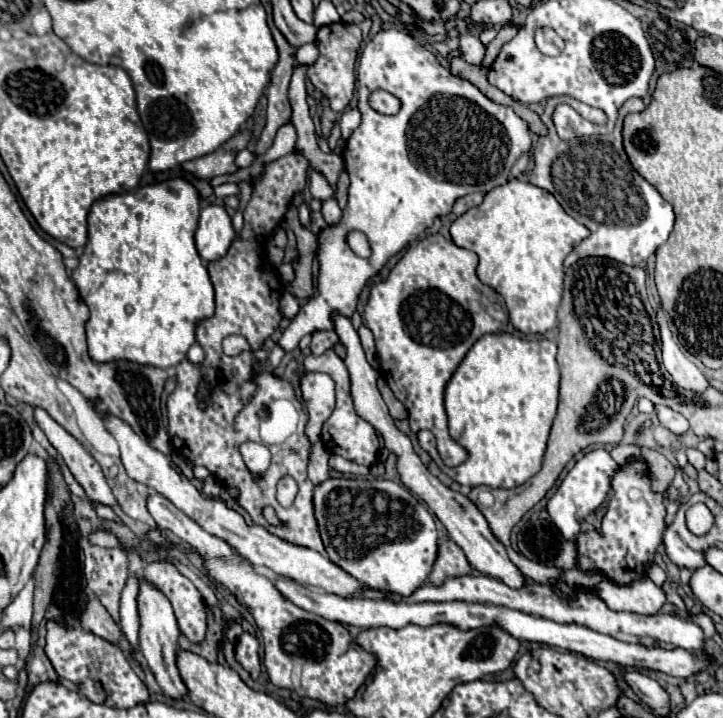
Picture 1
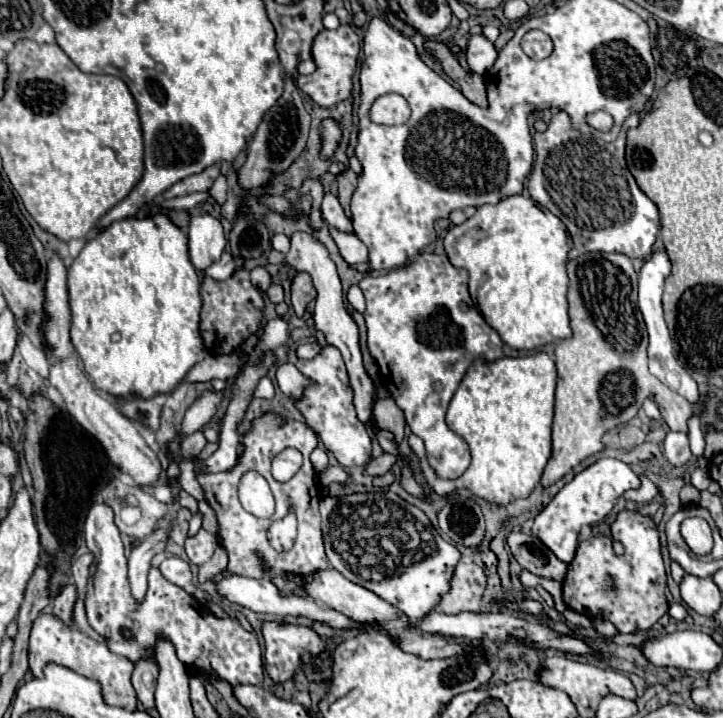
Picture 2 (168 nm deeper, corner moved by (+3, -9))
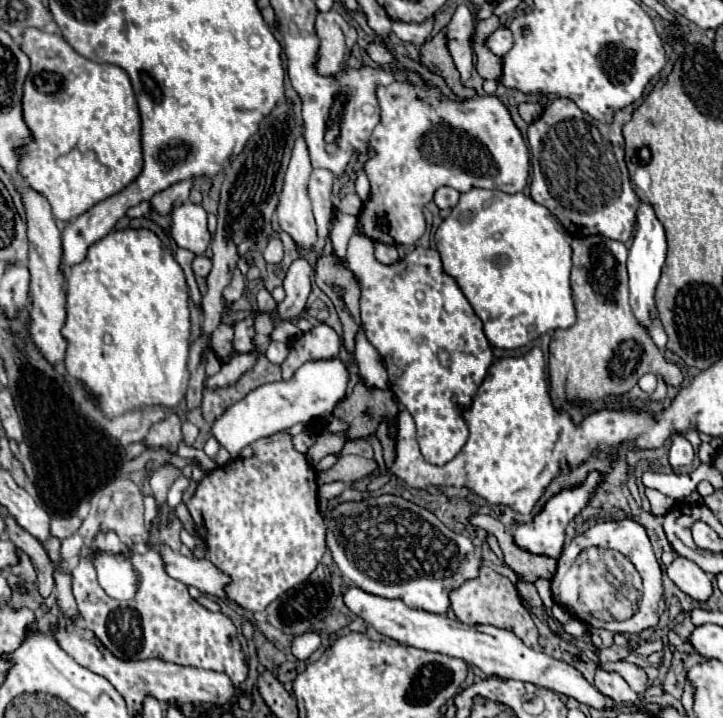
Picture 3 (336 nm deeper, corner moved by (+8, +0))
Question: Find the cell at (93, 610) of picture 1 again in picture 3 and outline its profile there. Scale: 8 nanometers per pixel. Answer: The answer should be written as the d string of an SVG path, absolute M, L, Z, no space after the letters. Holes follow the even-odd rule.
M4 514L4 522L6 522L6 532L8 532L8 538L22 550L30 556L32 564L34 564L34 570L38 574L38 590L42 594L42 598L46 598L52 590L54 590L54 578L52 578L52 572L54 572L54 564L50 562L44 546L32 538L26 530L22 530L16 520L10 516L10 514Z

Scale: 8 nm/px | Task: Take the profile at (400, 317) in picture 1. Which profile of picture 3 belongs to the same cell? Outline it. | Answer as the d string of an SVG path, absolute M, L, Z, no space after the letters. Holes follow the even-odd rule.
M350 238L348 266L360 280L362 324L368 340L384 360L390 390L416 422L422 456L430 464L442 466L468 440L462 412L470 408L494 358L482 322L456 282L442 270L440 254L434 248L416 248L400 262L386 266L374 258L370 240L352 244ZM440 350L450 354L446 368L438 360Z

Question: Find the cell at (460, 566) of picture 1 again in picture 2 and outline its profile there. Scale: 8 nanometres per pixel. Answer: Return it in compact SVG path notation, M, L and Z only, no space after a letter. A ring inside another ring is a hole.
M459 563L449 581L449 593L441 595L437 609L443 613L459 613L459 611L479 611L479 601L485 589L485 573L475 563Z

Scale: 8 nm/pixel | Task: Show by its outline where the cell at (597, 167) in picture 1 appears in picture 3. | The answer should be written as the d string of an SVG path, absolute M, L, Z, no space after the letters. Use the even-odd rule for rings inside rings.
M556 98L538 120L534 120L528 126L528 146L532 150L532 184L530 194L532 200L546 206L560 224L572 234L572 236L592 236L602 234L612 240L626 242L632 238L634 230L634 214L640 204L638 196L632 190L628 170L624 164L624 138L622 138L622 126L630 120L630 114L626 110L616 112L610 124L602 124L596 118L582 112L572 100L568 98Z

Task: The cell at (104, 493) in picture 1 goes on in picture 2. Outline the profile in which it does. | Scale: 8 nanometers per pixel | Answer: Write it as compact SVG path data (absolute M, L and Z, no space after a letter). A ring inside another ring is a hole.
M95 501L85 519L85 541L95 555L91 577L87 585L87 619L91 627L107 637L107 645L113 653L137 661L143 653L151 653L155 637L163 633L177 649L177 657L191 671L219 673L221 679L231 685L259 685L263 683L264 668L262 650L253 633L245 631L235 619L217 619L203 603L181 587L167 581L157 567L151 569L149 589L143 605L135 605L129 597L127 583L127 557L123 553L123 541L115 525L113 509Z

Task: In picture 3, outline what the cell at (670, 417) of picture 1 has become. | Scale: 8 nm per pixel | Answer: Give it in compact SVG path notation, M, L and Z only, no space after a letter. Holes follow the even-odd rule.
M674 436L672 438L672 446L670 446L670 454L668 454L668 460L670 460L672 468L690 466L694 456L696 456L694 448L692 448L692 444L684 436Z

